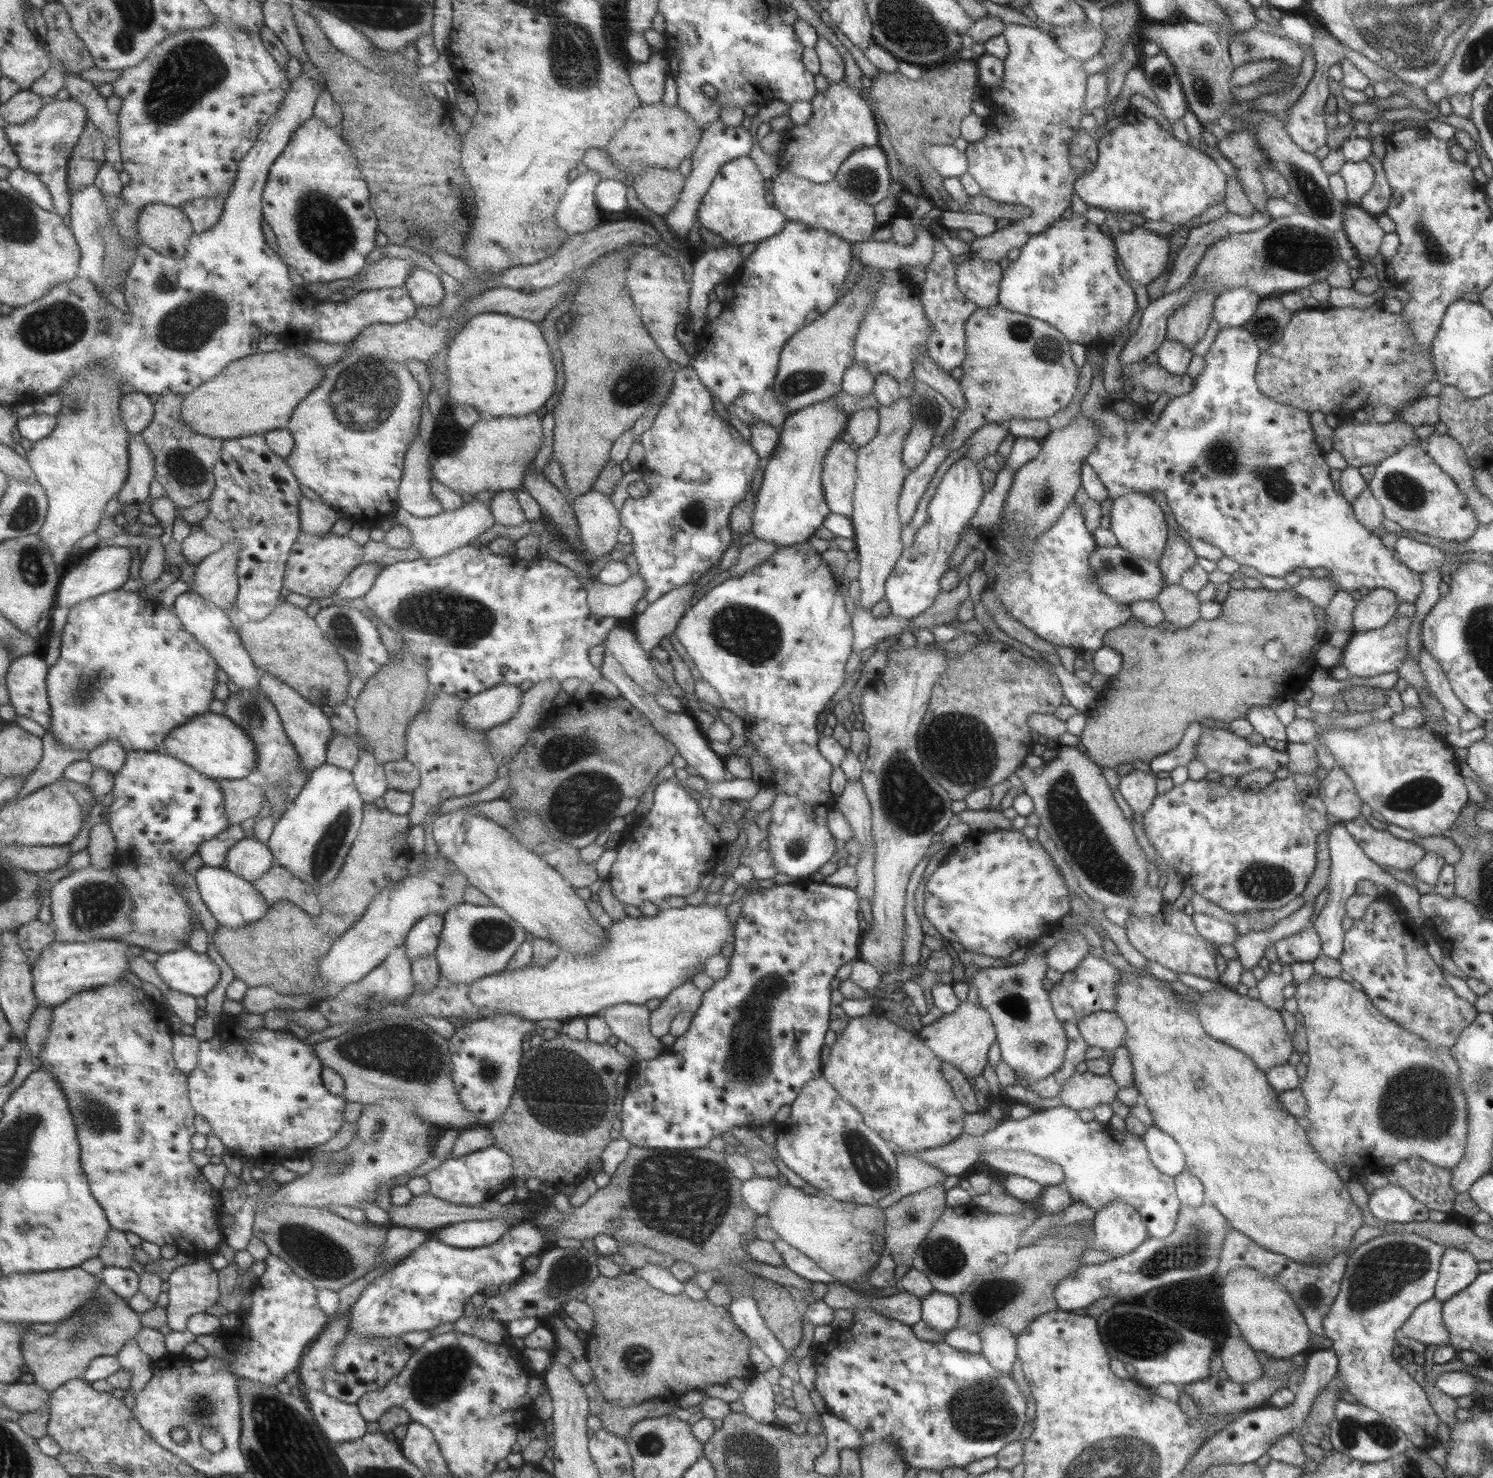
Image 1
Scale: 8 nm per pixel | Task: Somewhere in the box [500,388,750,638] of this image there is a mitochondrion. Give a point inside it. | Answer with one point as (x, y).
(695, 512)

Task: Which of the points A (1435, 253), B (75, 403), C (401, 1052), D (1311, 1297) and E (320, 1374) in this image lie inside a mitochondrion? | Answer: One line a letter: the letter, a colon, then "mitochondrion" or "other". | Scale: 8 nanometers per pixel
A: mitochondrion
B: mitochondrion
C: mitochondrion
D: mitochondrion
E: other

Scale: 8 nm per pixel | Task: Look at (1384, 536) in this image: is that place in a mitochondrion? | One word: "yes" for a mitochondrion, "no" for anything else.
no

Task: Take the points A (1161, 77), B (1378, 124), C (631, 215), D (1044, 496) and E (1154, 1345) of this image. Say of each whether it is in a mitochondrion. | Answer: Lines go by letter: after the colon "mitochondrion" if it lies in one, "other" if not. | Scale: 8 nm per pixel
A: mitochondrion
B: other
C: other
D: mitochondrion
E: mitochondrion

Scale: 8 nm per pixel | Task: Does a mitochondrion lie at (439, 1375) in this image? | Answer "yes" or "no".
yes

